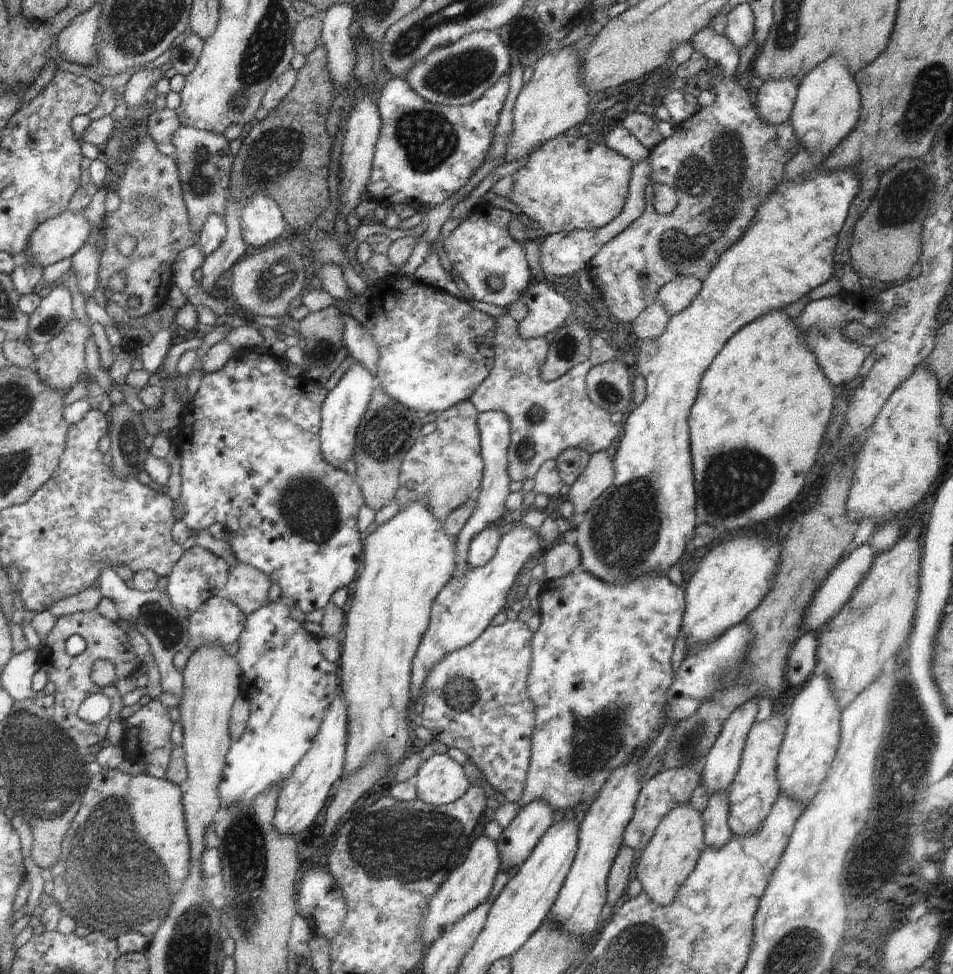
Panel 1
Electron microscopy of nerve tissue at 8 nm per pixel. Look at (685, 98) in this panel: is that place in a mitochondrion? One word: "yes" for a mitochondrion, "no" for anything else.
no

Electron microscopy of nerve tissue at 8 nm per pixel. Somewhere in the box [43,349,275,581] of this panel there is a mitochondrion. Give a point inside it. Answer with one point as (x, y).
(128, 448)

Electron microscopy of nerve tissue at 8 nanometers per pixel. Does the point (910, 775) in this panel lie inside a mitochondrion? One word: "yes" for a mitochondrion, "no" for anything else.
yes

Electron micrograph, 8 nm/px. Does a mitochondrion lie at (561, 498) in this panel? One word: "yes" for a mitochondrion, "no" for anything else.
no

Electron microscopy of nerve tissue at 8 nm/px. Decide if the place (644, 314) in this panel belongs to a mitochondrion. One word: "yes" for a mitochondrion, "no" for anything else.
no

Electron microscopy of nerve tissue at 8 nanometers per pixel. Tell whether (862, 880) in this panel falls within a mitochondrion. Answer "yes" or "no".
no

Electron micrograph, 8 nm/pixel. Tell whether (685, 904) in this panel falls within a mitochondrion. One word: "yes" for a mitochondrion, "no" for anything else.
no

